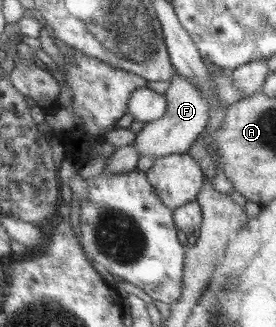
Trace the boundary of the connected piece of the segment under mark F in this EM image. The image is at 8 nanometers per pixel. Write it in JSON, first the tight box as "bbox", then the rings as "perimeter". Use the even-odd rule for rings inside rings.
{"bbox":[131,73,210,159],"perimeter":[[[175,73],[170,77],[170,80],[167,90],[164,91],[164,99],[166,100],[164,115],[159,119],[145,123],[143,128],[135,134],[135,141],[131,144],[139,152],[140,157],[150,155],[157,159],[166,155],[187,152],[199,133],[205,131],[206,122],[210,115],[208,101],[202,97],[199,90],[195,90],[193,84],[187,82],[187,78]]]}

